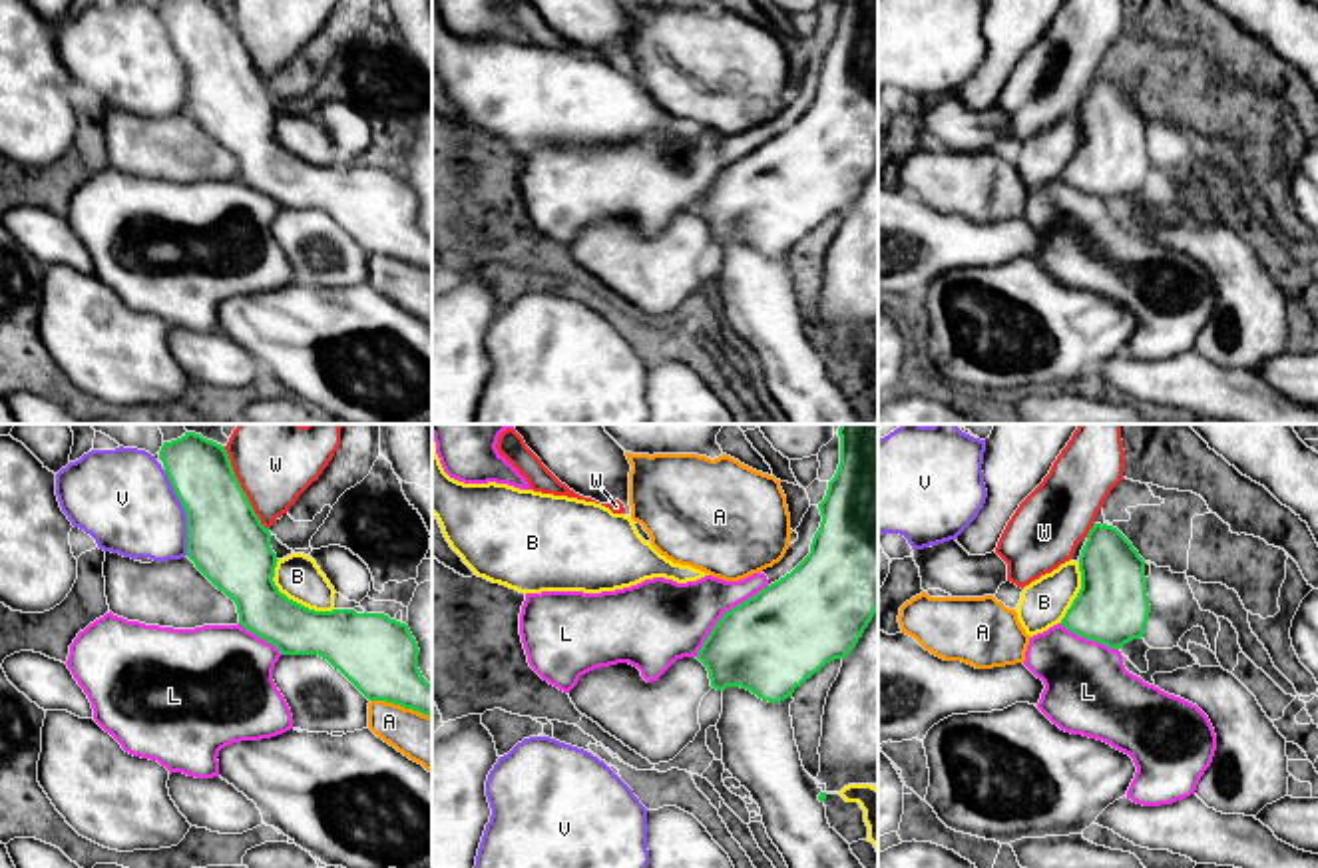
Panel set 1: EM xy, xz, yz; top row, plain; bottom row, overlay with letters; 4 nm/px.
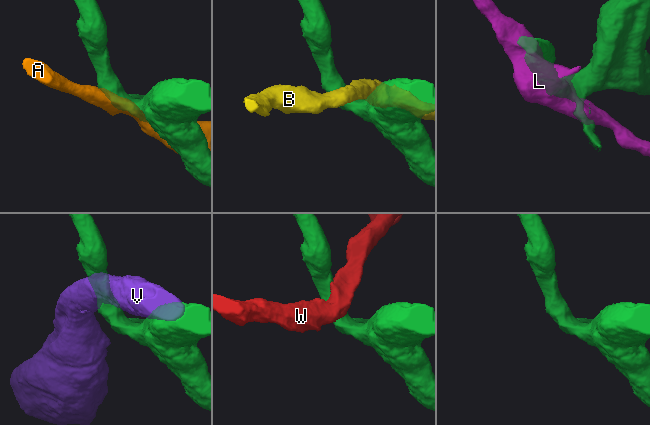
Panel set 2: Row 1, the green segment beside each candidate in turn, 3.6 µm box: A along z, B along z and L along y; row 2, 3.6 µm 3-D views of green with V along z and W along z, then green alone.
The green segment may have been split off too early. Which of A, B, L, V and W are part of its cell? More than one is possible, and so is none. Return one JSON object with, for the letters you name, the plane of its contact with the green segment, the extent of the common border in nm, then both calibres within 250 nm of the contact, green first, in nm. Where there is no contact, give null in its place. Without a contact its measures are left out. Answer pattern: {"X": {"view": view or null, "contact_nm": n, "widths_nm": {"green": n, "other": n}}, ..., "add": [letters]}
{"add": []}

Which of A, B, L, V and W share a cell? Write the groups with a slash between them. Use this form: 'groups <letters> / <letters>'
groups A / B / L / V / W

